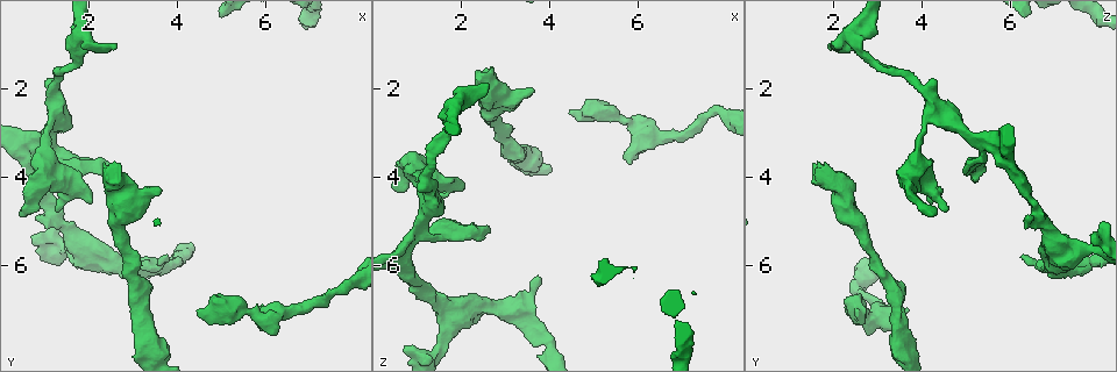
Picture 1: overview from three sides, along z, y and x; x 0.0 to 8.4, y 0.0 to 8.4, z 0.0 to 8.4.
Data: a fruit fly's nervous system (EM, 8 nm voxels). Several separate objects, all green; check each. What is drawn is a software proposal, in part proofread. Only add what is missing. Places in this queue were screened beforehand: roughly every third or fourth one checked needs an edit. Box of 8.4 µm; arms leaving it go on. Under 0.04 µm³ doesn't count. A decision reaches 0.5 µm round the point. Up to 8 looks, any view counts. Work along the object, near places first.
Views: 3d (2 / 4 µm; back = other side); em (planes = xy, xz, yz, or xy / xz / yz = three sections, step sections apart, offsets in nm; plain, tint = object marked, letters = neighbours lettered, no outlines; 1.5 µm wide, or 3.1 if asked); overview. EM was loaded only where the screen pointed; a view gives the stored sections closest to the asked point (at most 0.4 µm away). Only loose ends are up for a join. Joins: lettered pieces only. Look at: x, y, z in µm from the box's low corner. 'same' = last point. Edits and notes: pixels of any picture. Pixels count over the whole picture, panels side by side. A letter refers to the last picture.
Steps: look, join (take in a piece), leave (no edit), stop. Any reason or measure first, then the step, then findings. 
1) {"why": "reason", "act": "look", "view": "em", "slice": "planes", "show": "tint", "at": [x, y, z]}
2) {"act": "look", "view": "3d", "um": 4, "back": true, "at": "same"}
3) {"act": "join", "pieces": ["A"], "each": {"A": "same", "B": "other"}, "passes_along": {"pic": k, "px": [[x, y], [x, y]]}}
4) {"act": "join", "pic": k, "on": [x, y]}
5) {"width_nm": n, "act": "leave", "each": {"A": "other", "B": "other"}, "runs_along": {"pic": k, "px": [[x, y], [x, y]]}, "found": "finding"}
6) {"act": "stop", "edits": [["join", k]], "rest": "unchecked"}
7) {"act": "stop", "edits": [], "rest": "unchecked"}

{"why": "free end", "act": "look", "view": "em", "slice": "xz", "step": 4, "show": "letters", "at": [4.45, 7.00, 2.55]}

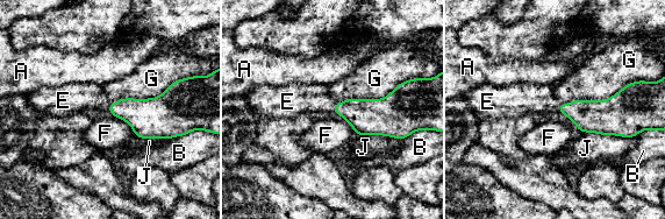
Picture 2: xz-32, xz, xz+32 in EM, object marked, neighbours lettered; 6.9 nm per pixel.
{"act": "look", "view": "em", "slice": "planes", "show": "letters", "at": "same"}

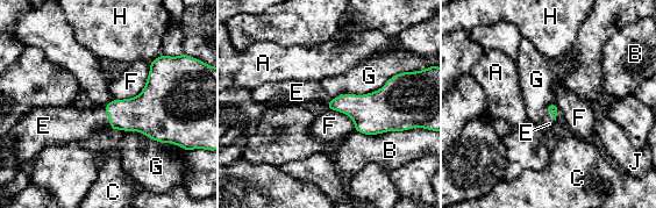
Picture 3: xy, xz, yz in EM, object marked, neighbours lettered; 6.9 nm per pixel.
{"act": "join", "pieces": ["E"], "each": {"A": "other", "B": "other", "C": "other", "E": "same", "F": "other", "G": "other", "H": "other", "J": "other"}, "passes_along": {"pic": 3, "px": [[144, 114], [108, 117], [73, 124]]}, "found": "the neuron continues"}

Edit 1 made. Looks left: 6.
{"why": "free end", "act": "look", "view": "3d", "um": 4, "at": [5.80, 7.00, 3.75]}

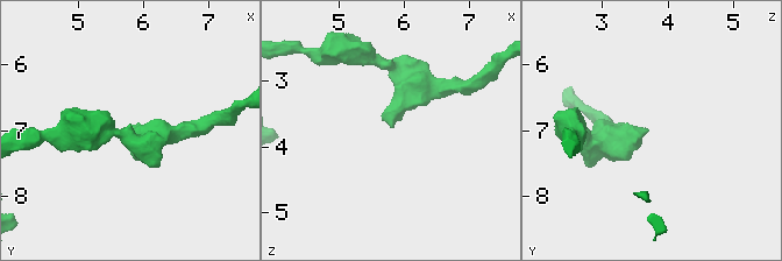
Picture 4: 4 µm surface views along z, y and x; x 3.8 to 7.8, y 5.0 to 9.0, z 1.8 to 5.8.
{"act": "look", "view": "em", "slice": "planes", "show": "letters", "at": [5.85, 7.00, 3.70]}

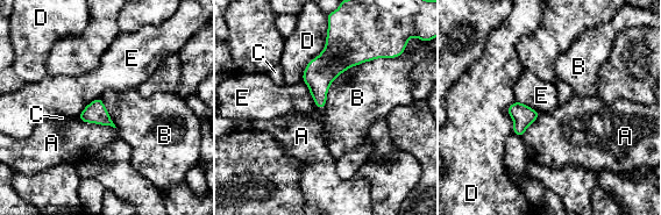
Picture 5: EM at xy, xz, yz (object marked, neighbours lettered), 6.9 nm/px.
{"act": "leave", "each": {"A": "other", "B": "other", "C": "other", "D": "other", "E": "other"}, "found": "none of them fits"}

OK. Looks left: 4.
{"act": "stop", "edits": [["join", 3]], "rest": "unchecked"}

